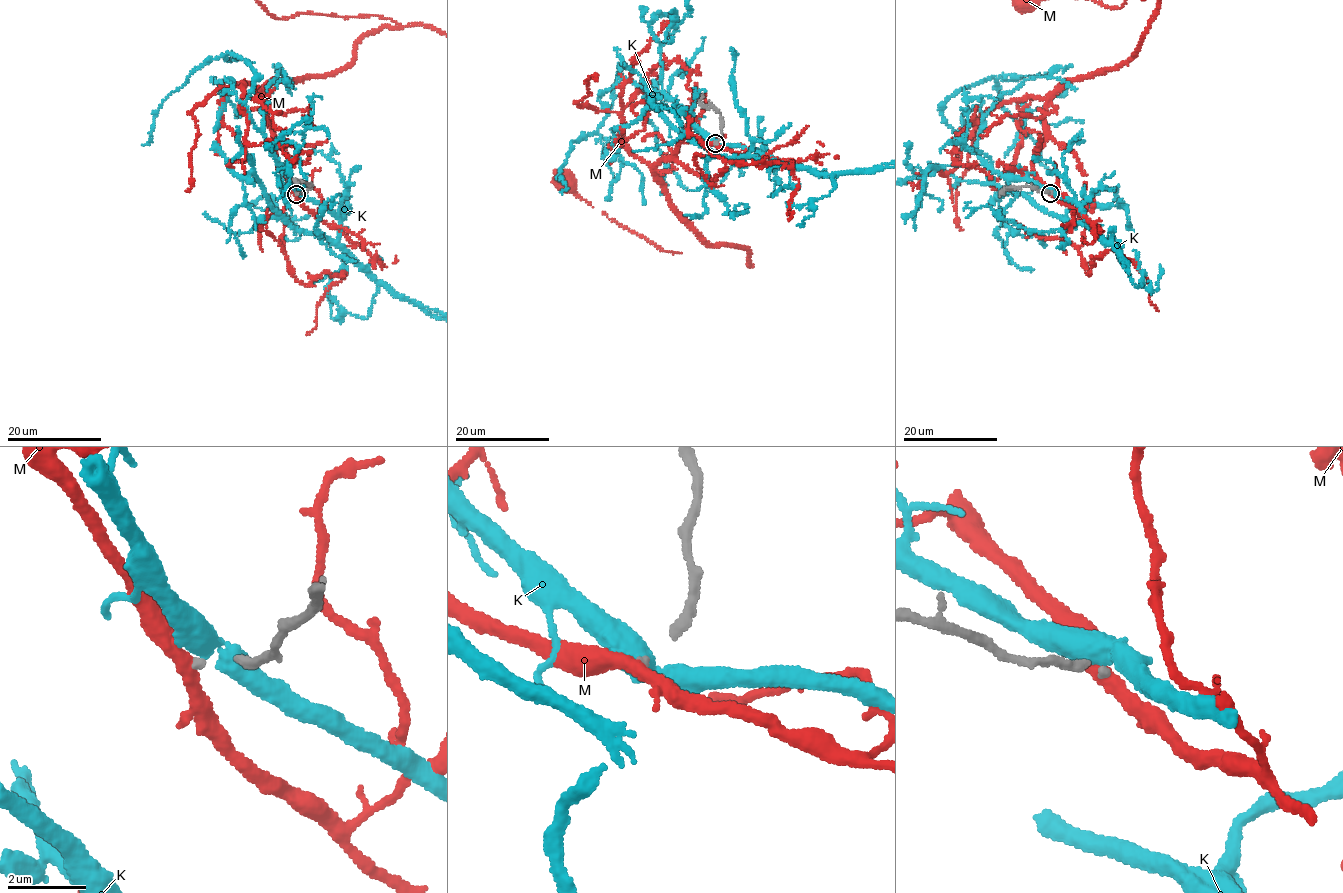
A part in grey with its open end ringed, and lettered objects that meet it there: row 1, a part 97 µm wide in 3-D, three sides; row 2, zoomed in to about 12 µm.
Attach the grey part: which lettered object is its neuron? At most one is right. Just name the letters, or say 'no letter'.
M

